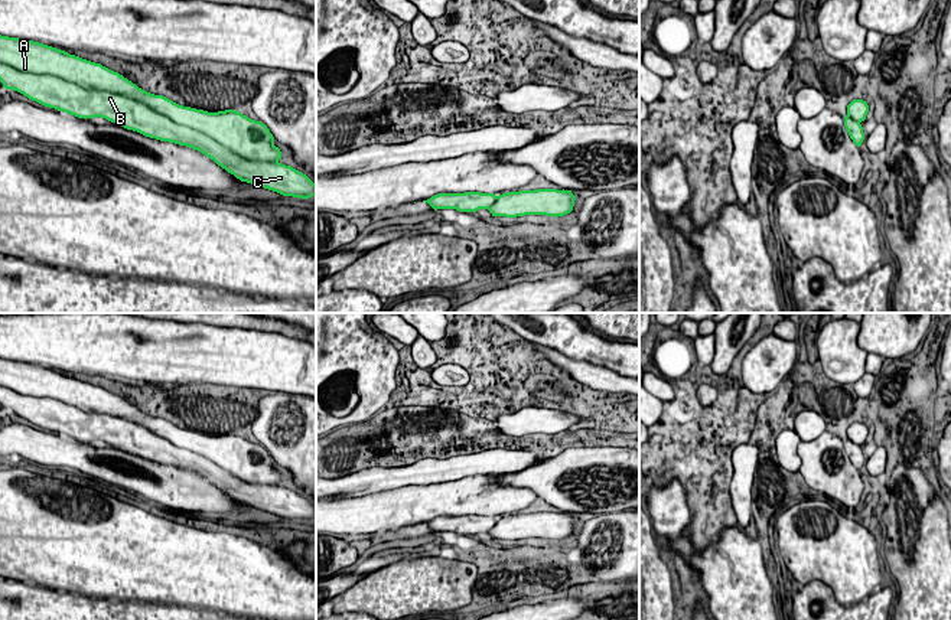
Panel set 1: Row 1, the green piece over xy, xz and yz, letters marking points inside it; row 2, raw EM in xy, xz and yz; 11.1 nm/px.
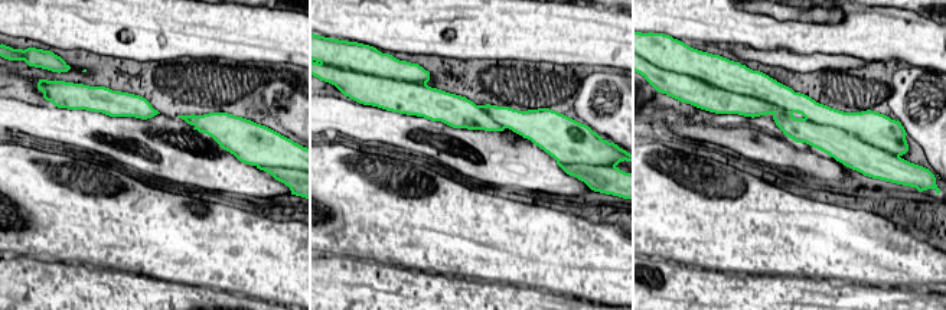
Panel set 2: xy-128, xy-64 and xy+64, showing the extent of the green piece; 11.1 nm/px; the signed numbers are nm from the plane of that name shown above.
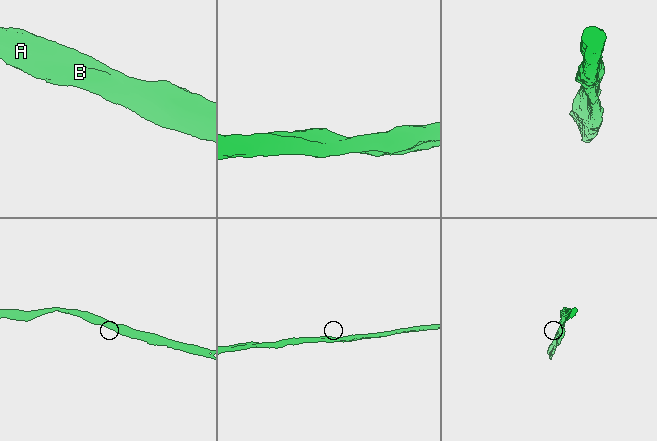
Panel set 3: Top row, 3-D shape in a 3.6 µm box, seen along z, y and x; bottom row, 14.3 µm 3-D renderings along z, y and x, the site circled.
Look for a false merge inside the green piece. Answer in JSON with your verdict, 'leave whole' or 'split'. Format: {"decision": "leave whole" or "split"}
{"decision": "leave whole"}

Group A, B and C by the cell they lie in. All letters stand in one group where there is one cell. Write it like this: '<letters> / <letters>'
A B C

